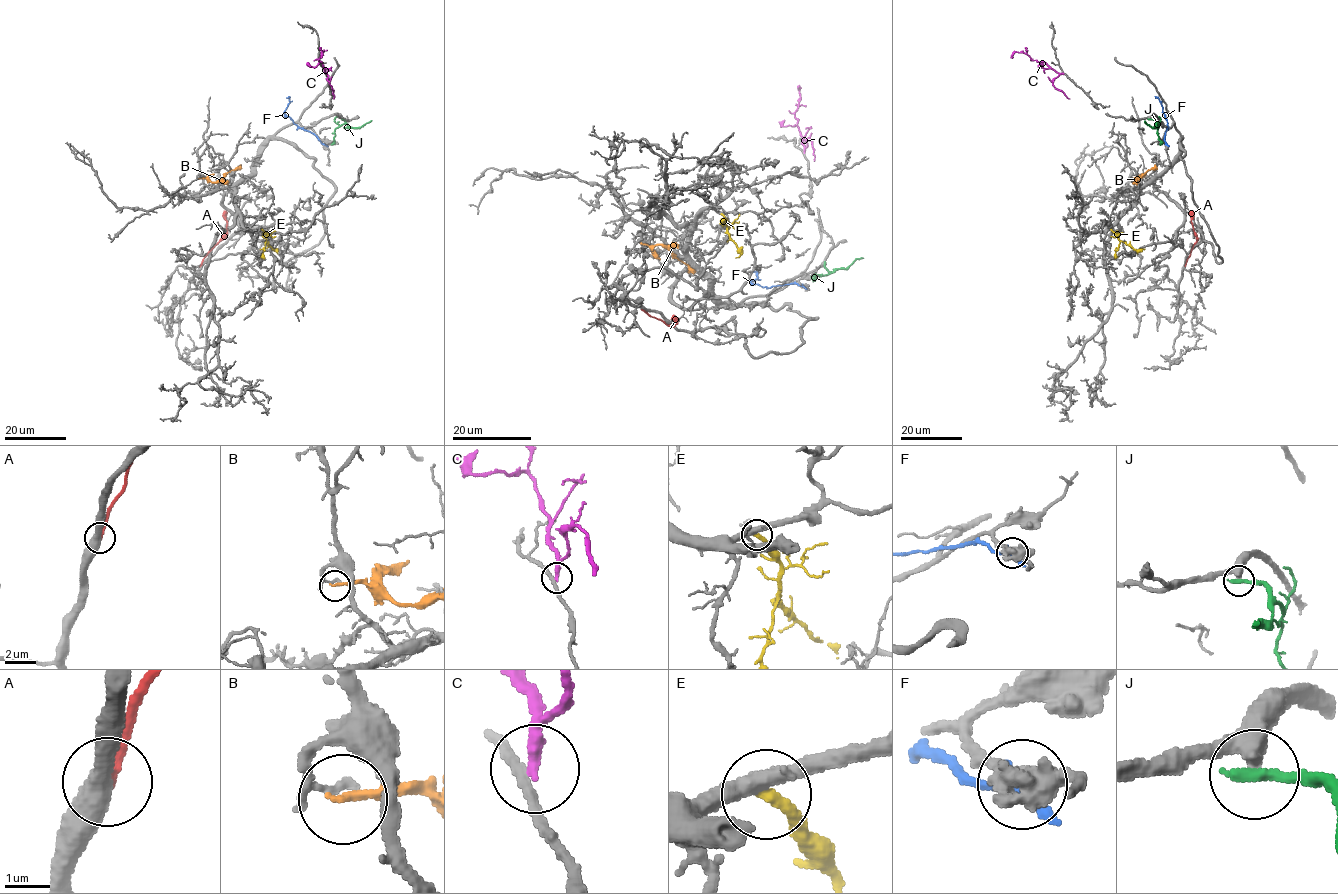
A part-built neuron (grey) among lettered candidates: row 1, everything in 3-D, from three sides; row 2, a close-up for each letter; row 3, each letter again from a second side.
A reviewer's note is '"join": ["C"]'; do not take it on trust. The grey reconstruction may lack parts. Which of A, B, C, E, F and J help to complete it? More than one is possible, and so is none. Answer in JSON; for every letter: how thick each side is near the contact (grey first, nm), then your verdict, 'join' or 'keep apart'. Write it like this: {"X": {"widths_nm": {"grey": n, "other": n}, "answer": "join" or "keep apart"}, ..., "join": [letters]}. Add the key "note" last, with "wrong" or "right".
{"A": {"widths_nm": {"grey": 480, "other": 240}, "answer": "keep apart"}, "B": {"widths_nm": {"grey": 110, "other": 220}, "answer": "keep apart"}, "C": {"widths_nm": {"grey": 220, "other": 220}, "answer": "keep apart"}, "E": {"widths_nm": {"grey": 400, "other": 280}, "answer": "join"}, "F": {"widths_nm": {"grey": 400, "other": 280}, "answer": "keep apart"}, "J": {"widths_nm": {"grey": 380, "other": 300}, "answer": "keep apart"}, "join": ["E"], "note": "wrong"}

